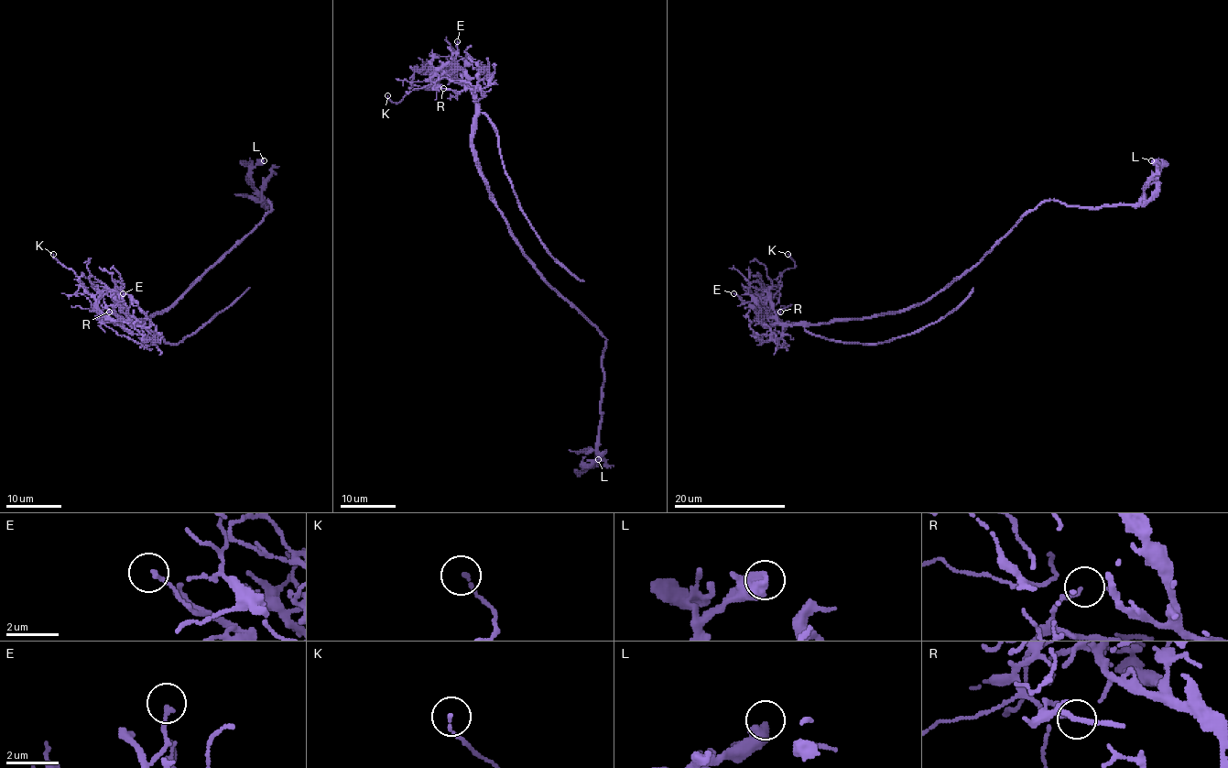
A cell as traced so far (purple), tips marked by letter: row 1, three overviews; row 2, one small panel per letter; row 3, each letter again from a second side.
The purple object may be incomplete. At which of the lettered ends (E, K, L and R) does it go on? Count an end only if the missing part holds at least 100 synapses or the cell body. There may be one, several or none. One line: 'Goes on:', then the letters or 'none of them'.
Goes on: none of them

